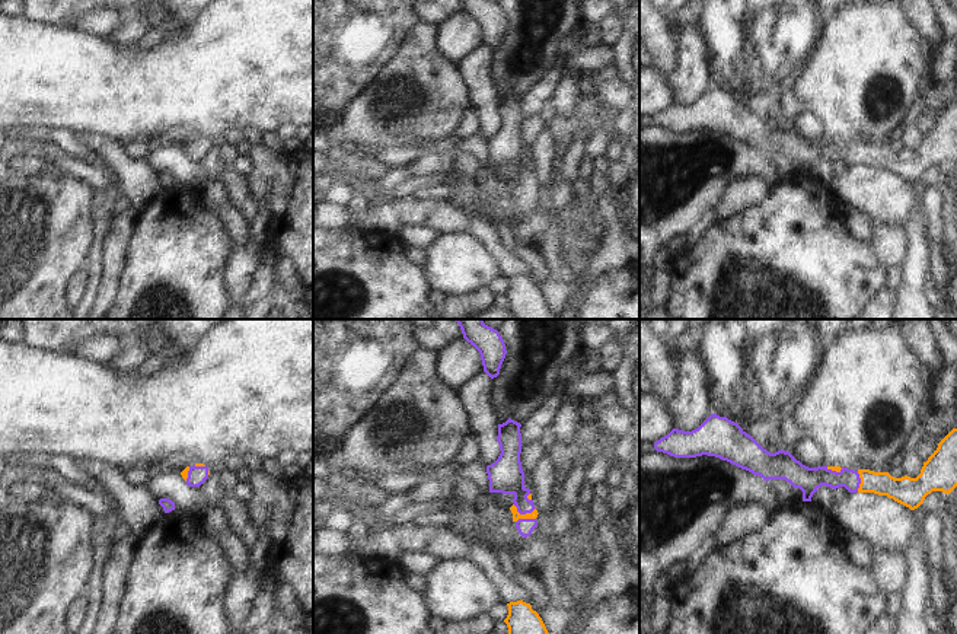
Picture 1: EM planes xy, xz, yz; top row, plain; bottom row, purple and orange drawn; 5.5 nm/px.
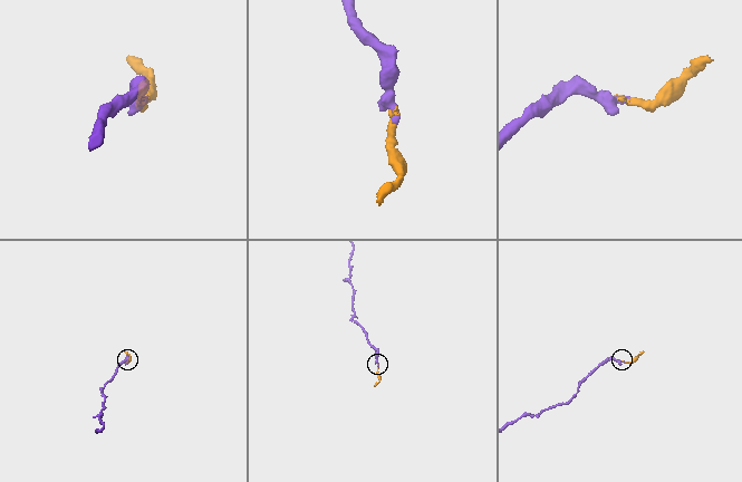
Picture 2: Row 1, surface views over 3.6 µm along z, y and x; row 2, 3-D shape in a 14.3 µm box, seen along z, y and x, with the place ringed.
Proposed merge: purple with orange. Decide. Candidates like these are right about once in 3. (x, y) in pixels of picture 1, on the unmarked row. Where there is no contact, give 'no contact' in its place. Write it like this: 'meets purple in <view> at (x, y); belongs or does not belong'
meets purple in xz at (523, 187); belongs

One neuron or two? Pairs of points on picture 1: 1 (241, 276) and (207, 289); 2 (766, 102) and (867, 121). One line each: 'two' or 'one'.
1: two
2: two

